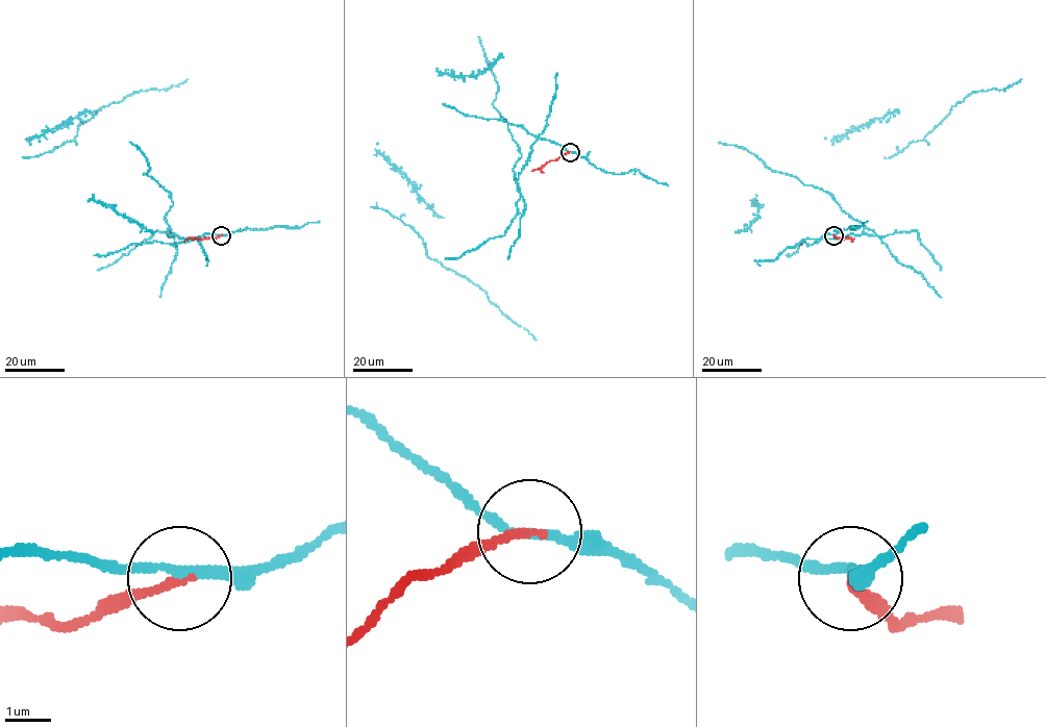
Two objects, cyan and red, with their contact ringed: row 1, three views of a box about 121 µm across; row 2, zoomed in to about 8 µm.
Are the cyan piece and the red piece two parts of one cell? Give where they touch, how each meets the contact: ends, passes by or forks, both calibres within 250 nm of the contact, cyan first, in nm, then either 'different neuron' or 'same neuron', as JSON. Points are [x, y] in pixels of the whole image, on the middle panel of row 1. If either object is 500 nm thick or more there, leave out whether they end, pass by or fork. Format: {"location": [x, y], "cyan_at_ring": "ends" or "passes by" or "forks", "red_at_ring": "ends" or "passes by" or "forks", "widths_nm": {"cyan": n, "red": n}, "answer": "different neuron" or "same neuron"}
{"location": [570, 152], "cyan_at_ring": "passes by", "red_at_ring": "ends", "widths_nm": {"cyan": 190, "red": 180}, "answer": "different neuron"}

